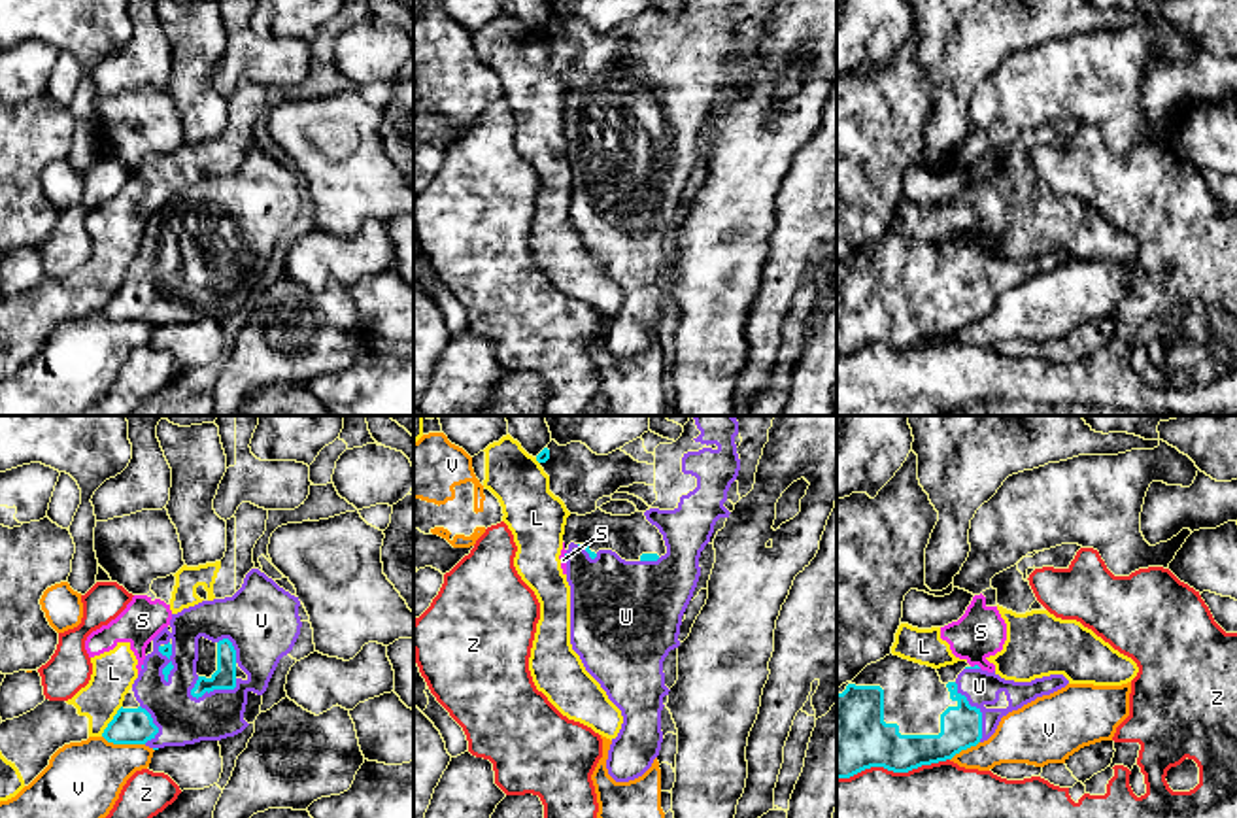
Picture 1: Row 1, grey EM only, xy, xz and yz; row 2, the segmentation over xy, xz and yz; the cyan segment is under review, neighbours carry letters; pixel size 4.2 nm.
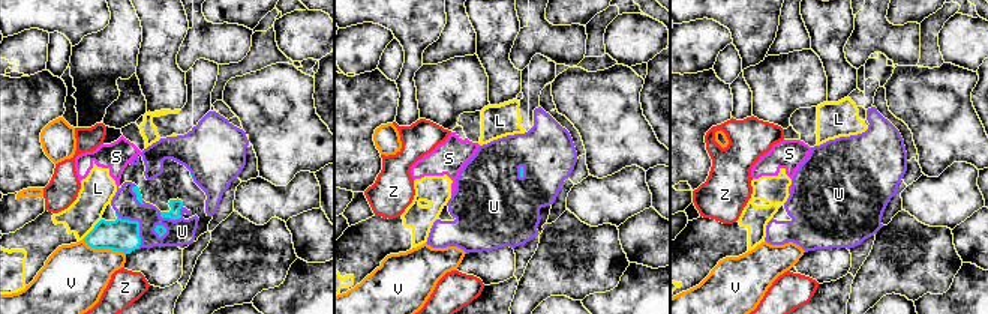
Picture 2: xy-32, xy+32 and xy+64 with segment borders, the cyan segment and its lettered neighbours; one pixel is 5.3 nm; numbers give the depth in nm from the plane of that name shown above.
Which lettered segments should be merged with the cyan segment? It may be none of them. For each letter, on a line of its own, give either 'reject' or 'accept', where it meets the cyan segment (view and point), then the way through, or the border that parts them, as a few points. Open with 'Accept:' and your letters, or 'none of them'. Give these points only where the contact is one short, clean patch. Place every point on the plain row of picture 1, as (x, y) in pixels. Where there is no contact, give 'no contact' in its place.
Accept: U
L: reject; meets cyan in xy at (112, 297)
S: reject; meets cyan in yz at (977, 242); border along yz (971, 242), (981, 244)
U: accept; meets cyan in xy at (216, 265)
V: reject; meets cyan in xy at (123, 320)
Z: reject; meets cyan in yz at (892, 346)

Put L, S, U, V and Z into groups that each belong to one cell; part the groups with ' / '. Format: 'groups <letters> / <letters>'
groups L S / U / V / Z

